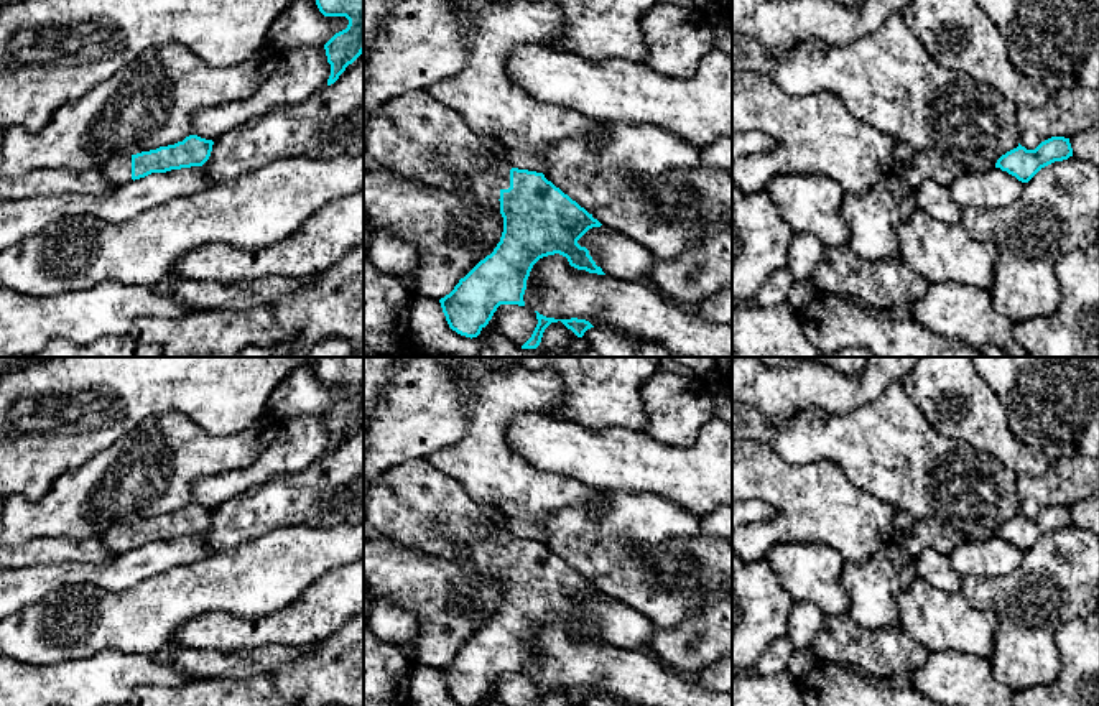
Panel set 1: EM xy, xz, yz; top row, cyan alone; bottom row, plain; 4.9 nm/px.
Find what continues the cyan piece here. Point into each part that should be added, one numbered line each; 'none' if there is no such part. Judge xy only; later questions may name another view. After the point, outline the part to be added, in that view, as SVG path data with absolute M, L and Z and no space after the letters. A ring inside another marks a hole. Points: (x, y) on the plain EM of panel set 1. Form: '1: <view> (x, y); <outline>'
1: xy (117, 538); M114 525L97 540L114 555L123 555L127 551L132 551L132 525Z

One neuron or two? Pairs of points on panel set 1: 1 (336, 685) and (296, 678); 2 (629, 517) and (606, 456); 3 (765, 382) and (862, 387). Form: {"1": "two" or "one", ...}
{"1": "one", "2": "two", "3": "one"}

